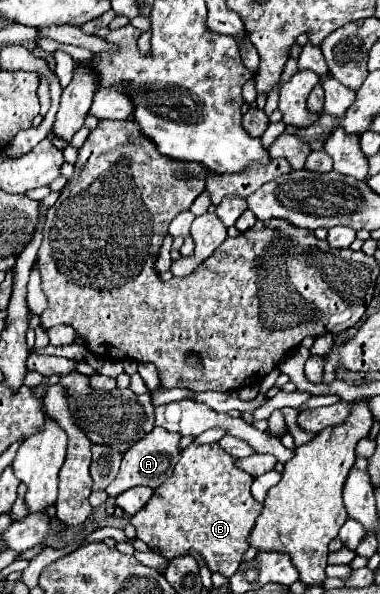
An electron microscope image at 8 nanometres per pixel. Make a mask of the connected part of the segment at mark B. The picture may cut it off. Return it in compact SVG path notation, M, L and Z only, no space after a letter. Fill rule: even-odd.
M219 444L187 446L173 474L155 488L151 500L131 516L137 538L151 548L159 548L169 560L195 550L205 558L211 572L229 578L249 548L247 536L263 508L263 504L251 496L253 478L235 466L235 460L237 458L223 452Z

